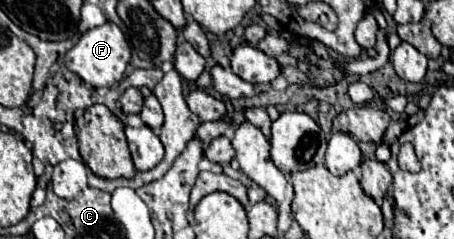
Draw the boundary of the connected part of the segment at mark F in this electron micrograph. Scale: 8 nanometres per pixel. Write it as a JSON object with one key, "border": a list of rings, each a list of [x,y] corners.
{"border":[[[105,23],[101,27],[95,27],[91,31],[87,31],[77,45],[67,51],[65,55],[65,65],[69,71],[73,71],[75,75],[79,75],[85,83],[93,85],[93,87],[113,87],[117,85],[123,75],[125,75],[125,67],[131,61],[131,47],[123,35],[123,31],[115,25],[115,23]]]}

